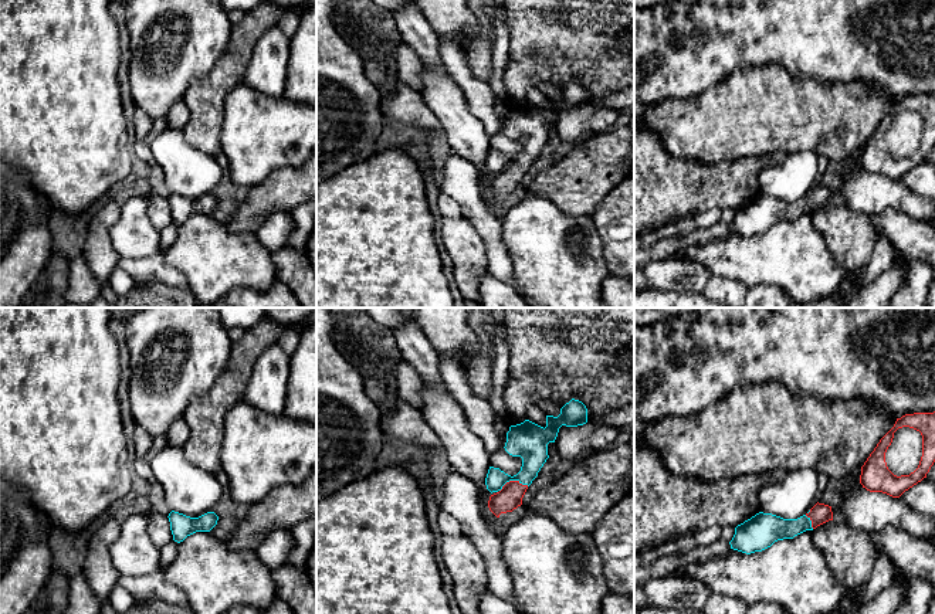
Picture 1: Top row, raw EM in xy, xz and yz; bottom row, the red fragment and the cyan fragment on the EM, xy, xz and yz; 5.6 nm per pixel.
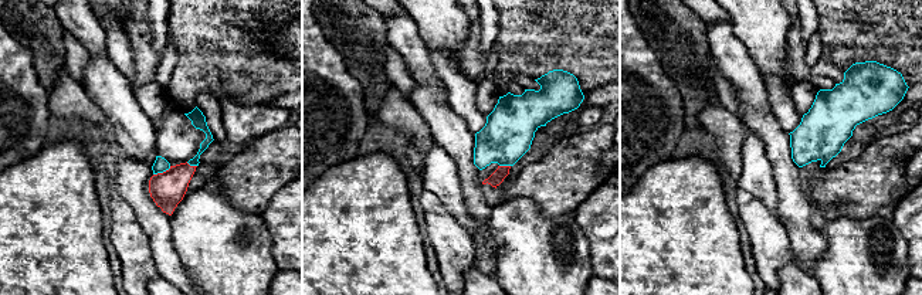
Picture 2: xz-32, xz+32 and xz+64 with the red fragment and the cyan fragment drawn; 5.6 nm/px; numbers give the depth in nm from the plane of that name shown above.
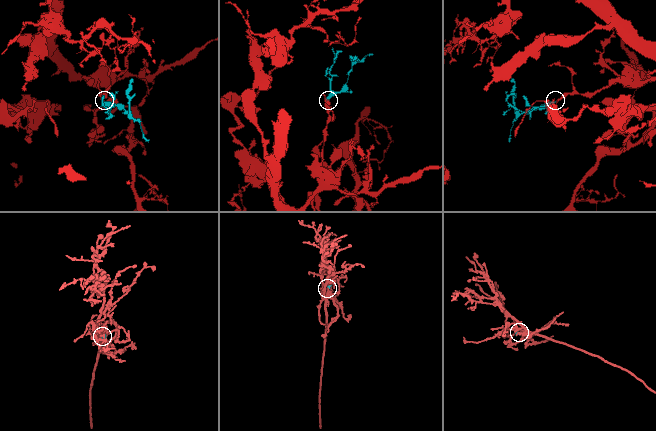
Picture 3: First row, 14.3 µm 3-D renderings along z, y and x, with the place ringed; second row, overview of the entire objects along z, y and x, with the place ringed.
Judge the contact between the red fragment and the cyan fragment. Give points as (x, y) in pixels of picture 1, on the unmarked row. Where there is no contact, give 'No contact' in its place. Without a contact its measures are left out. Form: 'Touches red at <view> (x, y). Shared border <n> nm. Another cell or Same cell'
Touches red at xz (512, 163). Shared border 170 nm. Same cell

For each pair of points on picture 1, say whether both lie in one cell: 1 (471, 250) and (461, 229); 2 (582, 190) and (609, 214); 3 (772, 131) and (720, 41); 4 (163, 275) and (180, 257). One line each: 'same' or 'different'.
1: same
2: different
3: different
4: different

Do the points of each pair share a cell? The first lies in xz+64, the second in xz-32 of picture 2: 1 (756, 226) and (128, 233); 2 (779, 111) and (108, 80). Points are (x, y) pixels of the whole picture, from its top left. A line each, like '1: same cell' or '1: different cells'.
1: same cell
2: different cells

